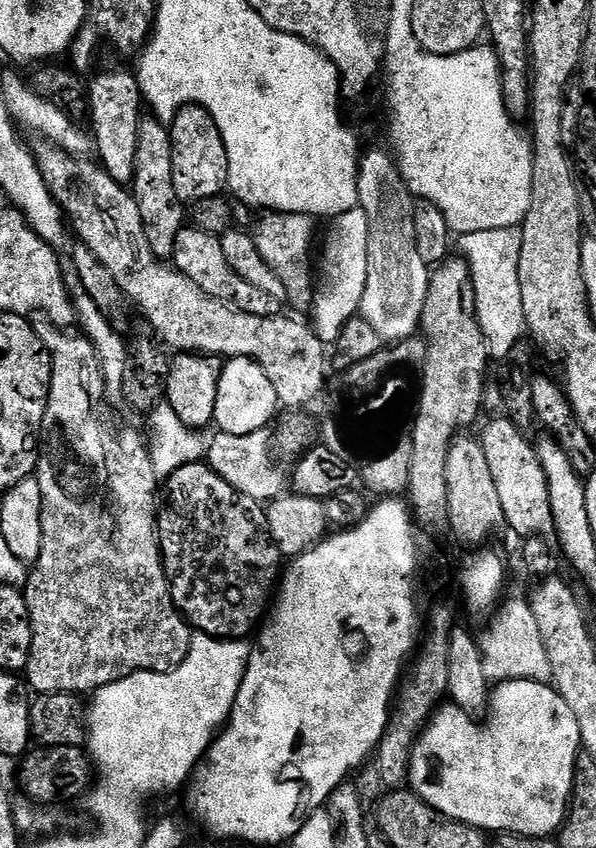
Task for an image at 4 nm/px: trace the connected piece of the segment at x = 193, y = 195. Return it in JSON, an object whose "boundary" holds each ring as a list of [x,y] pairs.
{"boundary":[[[199,106],[182,108],[173,118],[170,131],[174,154],[174,194],[178,194],[178,198],[188,206],[221,195],[228,186],[226,142],[222,142],[222,134],[211,114]]]}

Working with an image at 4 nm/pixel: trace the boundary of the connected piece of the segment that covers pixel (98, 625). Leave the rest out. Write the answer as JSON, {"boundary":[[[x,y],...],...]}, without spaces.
{"boundary":[[[42,320],[35,325],[36,336],[42,342],[51,358],[51,390],[48,395],[44,426],[40,437],[40,465],[36,467],[34,478],[42,490],[42,554],[31,565],[28,582],[22,591],[26,606],[32,615],[32,653],[26,669],[26,680],[31,691],[36,694],[46,692],[74,692],[95,694],[110,682],[125,680],[135,672],[169,672],[178,667],[190,650],[194,635],[187,620],[181,616],[172,601],[170,586],[164,569],[164,556],[160,552],[160,534],[156,530],[158,519],[158,479],[154,476],[152,452],[149,445],[132,428],[123,428],[116,421],[116,412],[103,403],[108,398],[107,384],[104,382],[103,368],[97,358],[96,348],[84,336],[70,338],[67,331]]]}

